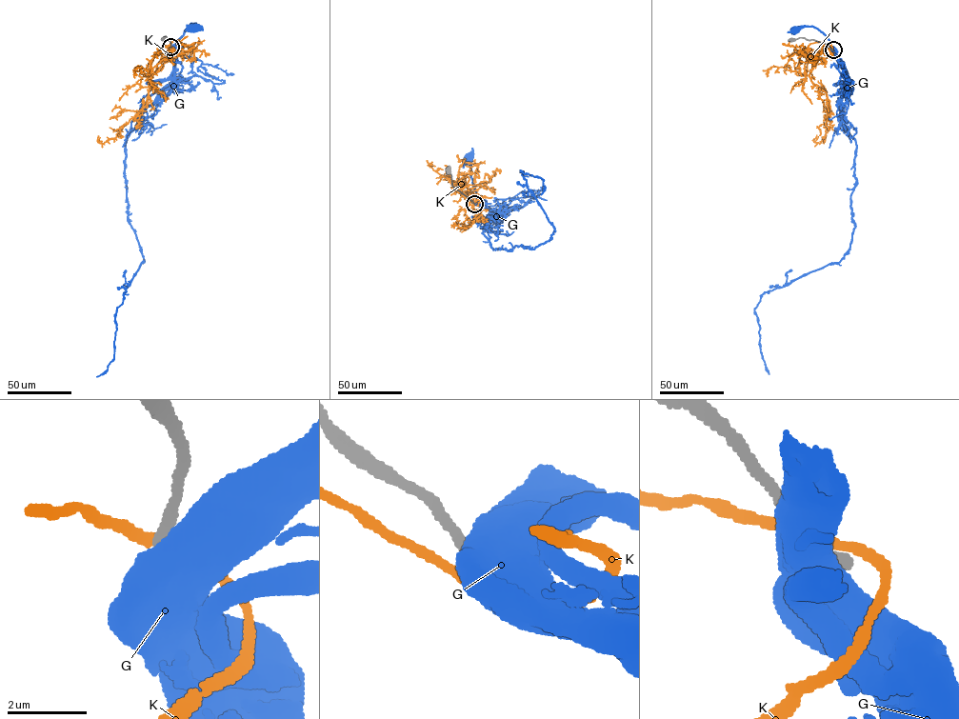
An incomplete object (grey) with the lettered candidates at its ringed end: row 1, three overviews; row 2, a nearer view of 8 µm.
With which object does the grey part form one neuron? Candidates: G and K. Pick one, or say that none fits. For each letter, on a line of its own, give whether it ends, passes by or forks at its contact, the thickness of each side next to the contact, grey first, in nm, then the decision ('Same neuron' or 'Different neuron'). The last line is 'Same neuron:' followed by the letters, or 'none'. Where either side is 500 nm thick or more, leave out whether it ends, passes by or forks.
G: Thickness 400 nm (grey) against 950 nm. Different neuron
K: It passes by. Thickness 400 nm (grey) against 240 nm. Different neuron
Same neuron: none

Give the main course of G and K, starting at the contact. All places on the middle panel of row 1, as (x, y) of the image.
G: (473, 203), (476, 192), (469, 158)
K: (474, 203), (478, 204), (464, 192), (466, 200), (480, 213), (469, 227), (451, 227)

